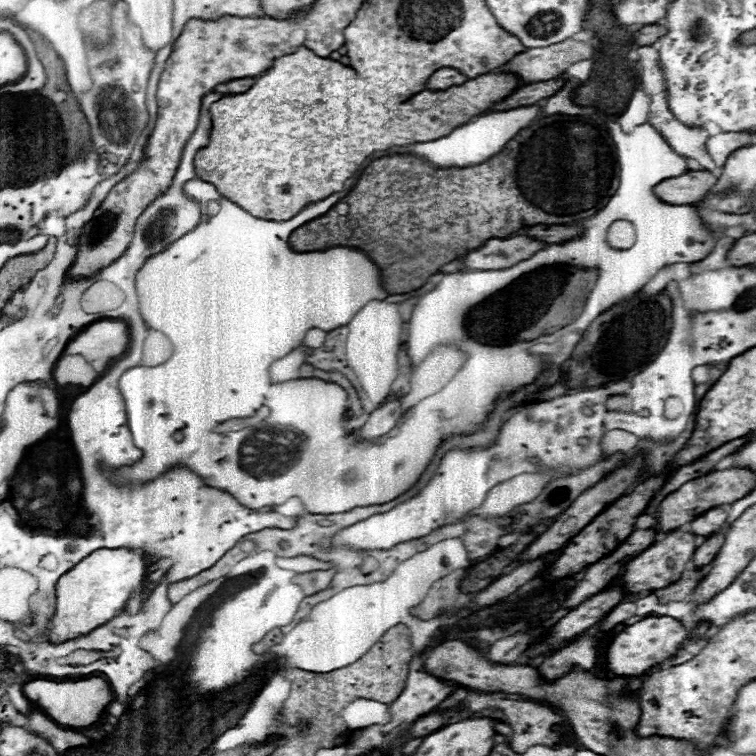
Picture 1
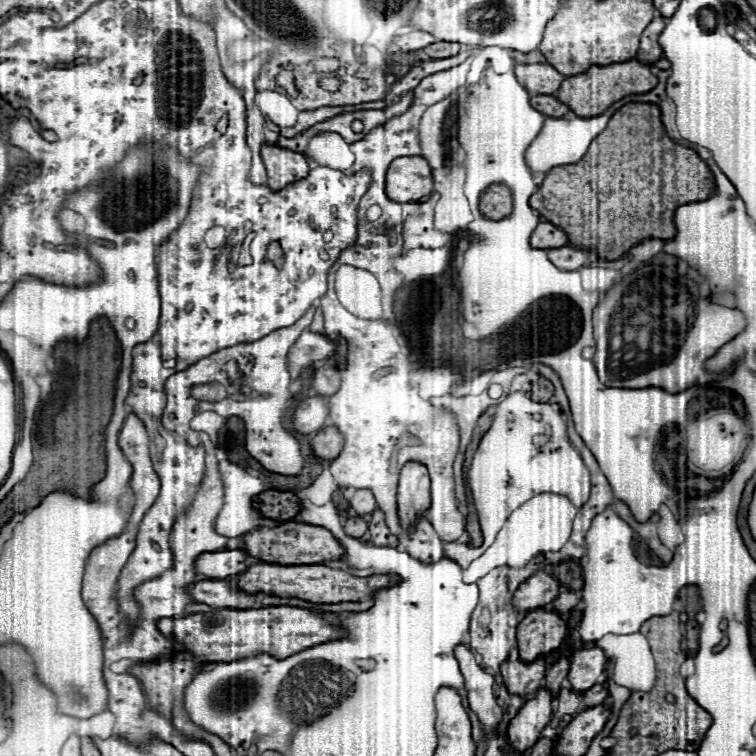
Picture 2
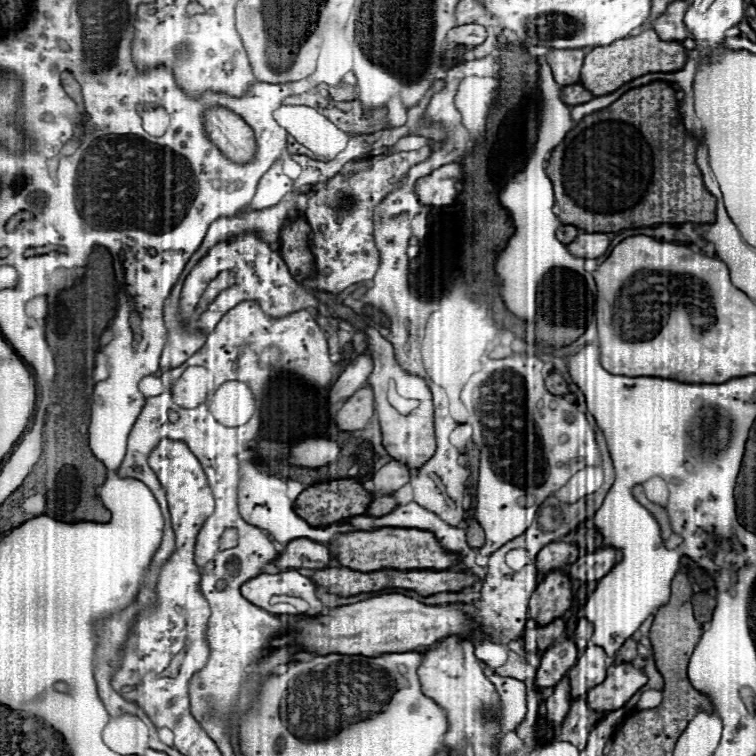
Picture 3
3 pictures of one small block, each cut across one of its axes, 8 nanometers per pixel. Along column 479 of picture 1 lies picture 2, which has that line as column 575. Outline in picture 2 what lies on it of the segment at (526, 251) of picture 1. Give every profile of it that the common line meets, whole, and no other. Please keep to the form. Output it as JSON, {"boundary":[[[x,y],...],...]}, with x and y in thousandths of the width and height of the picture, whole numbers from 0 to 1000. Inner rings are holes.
{"boundary":[[[743,325],[743,328],[728,328],[725,341],[730,344],[733,352],[743,357],[765,357],[775,347],[775,331],[759,328],[759,325]]]}

